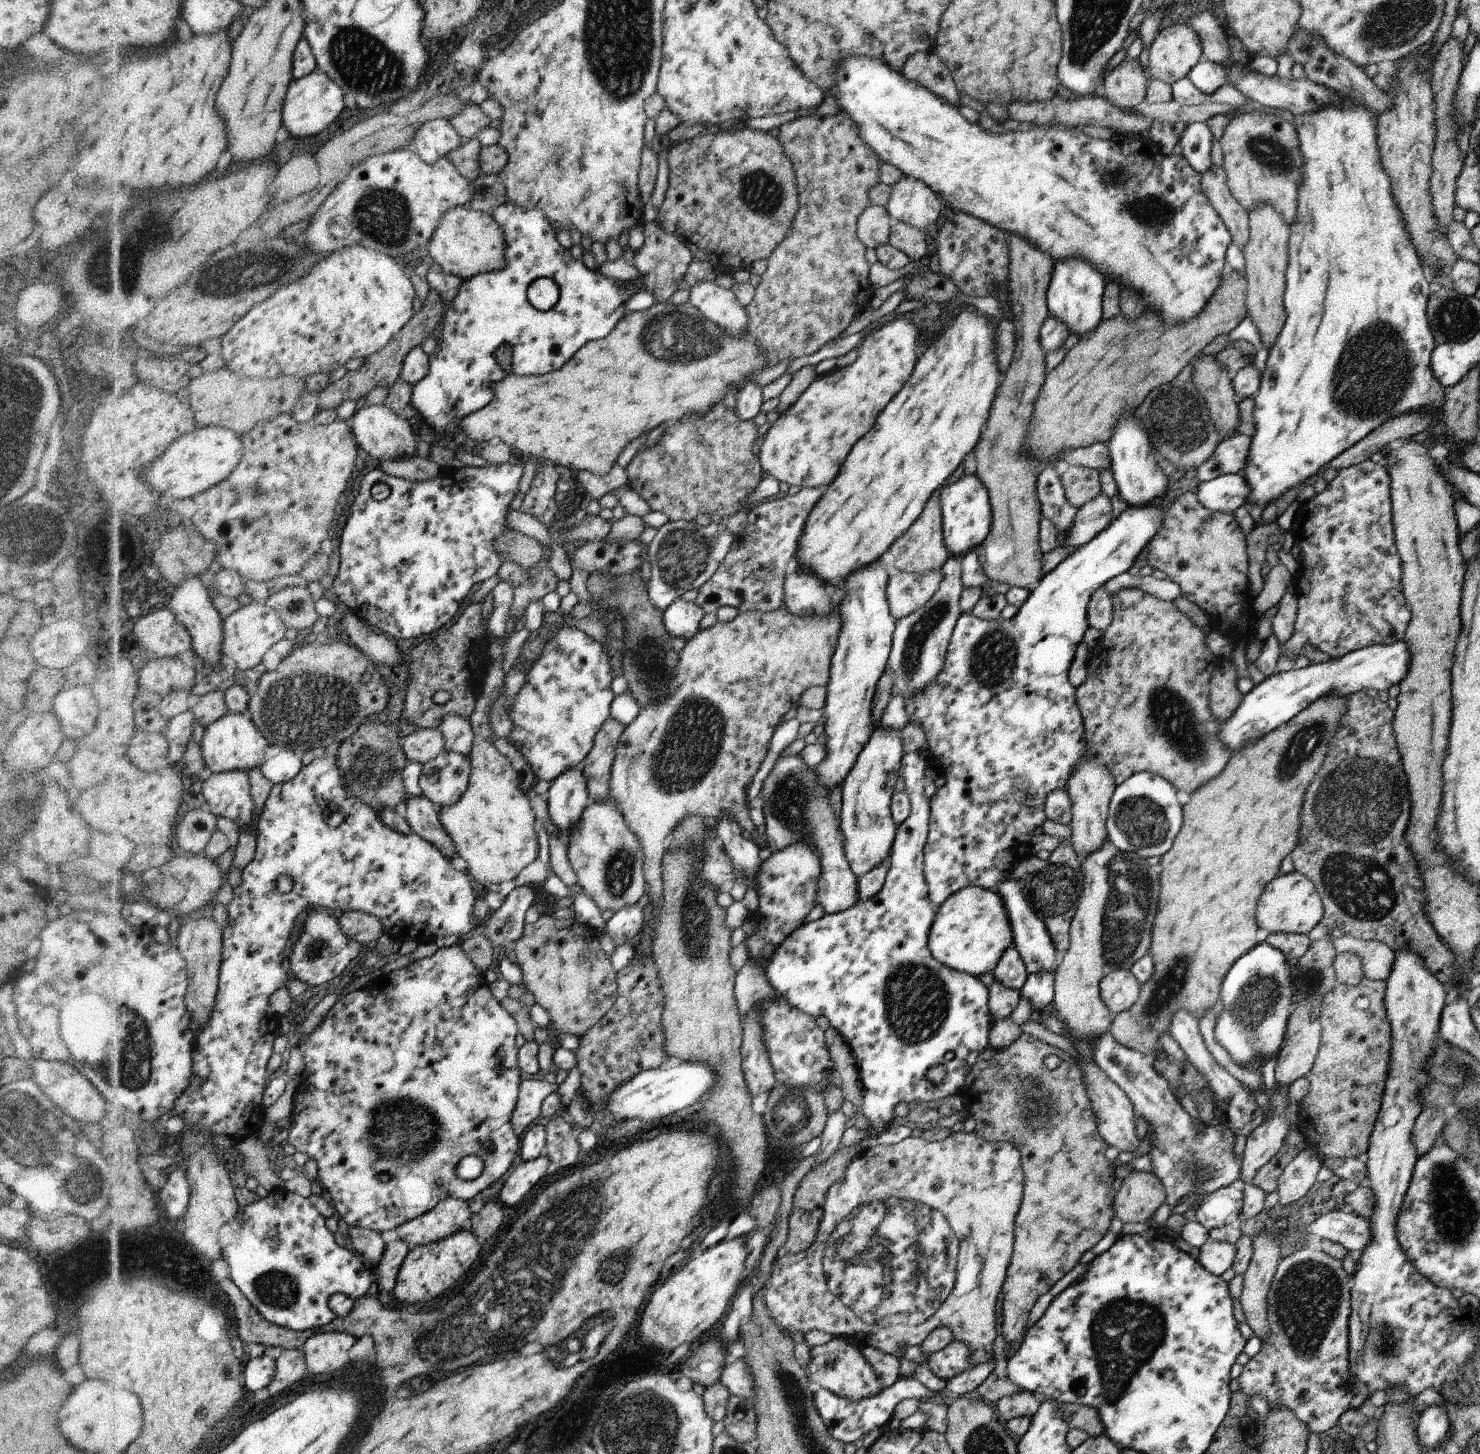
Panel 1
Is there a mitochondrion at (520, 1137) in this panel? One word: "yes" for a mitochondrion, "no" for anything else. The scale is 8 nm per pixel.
no

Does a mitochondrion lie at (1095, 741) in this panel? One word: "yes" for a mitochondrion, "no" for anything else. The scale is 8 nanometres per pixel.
no

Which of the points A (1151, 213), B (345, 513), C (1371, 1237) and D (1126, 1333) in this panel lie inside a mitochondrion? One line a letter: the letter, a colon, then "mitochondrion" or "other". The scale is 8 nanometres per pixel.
A: mitochondrion
B: other
C: other
D: mitochondrion

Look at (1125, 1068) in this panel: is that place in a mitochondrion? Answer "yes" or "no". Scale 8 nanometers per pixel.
yes

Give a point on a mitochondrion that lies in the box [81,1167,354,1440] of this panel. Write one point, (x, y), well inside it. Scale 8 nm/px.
(129, 1253)

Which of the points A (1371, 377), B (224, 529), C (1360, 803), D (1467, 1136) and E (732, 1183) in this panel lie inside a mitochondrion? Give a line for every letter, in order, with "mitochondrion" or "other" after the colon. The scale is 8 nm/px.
A: mitochondrion
B: other
C: mitochondrion
D: mitochondrion
E: other

